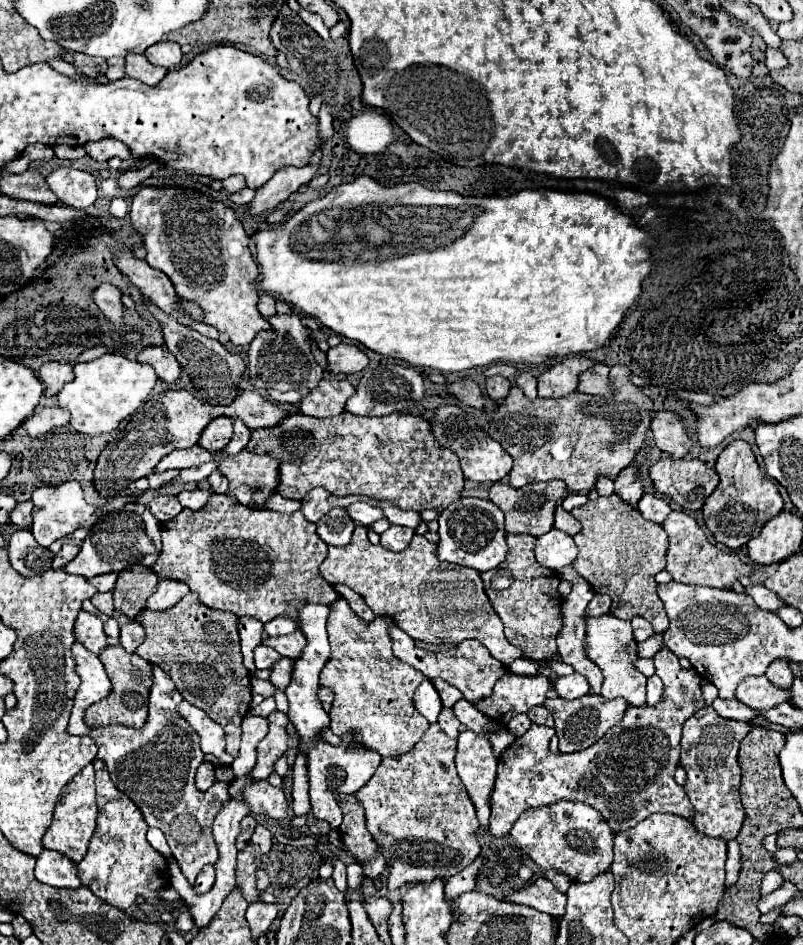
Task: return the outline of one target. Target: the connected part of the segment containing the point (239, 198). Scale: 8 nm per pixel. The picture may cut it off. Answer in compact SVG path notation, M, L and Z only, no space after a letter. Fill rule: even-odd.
M243 188L243 190L235 192L235 194L231 194L231 200L233 200L237 206L249 204L253 198L255 198L255 190L253 190L253 188Z

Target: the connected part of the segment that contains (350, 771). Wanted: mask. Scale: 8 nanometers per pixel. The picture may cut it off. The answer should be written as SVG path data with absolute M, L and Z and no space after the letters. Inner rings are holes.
M307 604L301 612L301 630L307 636L307 648L303 650L303 656L295 660L295 672L285 688L287 700L289 700L289 720L297 728L299 734L299 752L303 752L307 760L307 772L309 772L309 798L311 798L311 812L319 820L327 820L333 830L337 830L343 822L343 812L339 808L339 794L355 794L377 770L381 764L381 756L376 752L365 748L357 750L356 745L361 744L355 738L343 736L339 746L327 744L323 740L323 732L329 728L329 714L323 710L323 704L317 696L321 684L319 674L323 666L327 664L331 656L329 640L327 640L327 618L329 618L329 606L319 604Z

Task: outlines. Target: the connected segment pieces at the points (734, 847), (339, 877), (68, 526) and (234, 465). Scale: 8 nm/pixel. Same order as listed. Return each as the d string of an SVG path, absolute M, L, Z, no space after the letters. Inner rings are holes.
M731 840L727 844L729 848L729 854L727 854L727 860L725 864L726 877L725 886L729 888L735 884L735 880L739 878L739 868L741 868L741 856L739 856L739 844L735 840Z
M333 858L335 862L335 870L333 870L333 880L337 884L337 888L341 892L347 892L347 872L345 872L345 864L339 858Z
M63 482L63 484L59 484L59 486L41 486L41 488L37 488L37 490L33 492L31 500L33 500L33 504L35 504L35 512L33 512L31 532L33 532L35 540L37 540L41 546L47 548L47 546L53 544L55 540L59 540L59 538L71 534L71 532L77 530L77 528L91 528L101 514L105 514L105 512L109 512L109 510L121 510L121 508L125 508L125 506L129 504L129 500L133 500L133 498L125 496L125 498L115 498L115 500L109 502L105 508L91 508L91 506L85 502L85 498L83 498L83 490L81 490L81 488L75 488L75 486L79 486L79 484L77 484L77 482Z
M245 448L243 452L239 452L239 456L227 458L227 472L221 472L221 474L227 476L229 490L237 496L241 504L251 508L263 508L267 496L277 490L277 484L279 484L277 468L279 468L279 462L275 462L275 458L269 458L267 454L251 454Z

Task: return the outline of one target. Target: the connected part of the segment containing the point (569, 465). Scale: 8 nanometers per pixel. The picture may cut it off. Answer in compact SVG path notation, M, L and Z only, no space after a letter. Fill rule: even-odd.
M615 364L609 376L615 388L611 400L573 392L557 400L537 398L529 402L521 388L511 388L509 396L497 408L487 432L491 438L499 440L515 460L513 472L507 476L513 488L531 482L565 480L571 492L589 492L599 474L615 478L633 462L651 426L653 398L631 382L631 370L625 364Z

